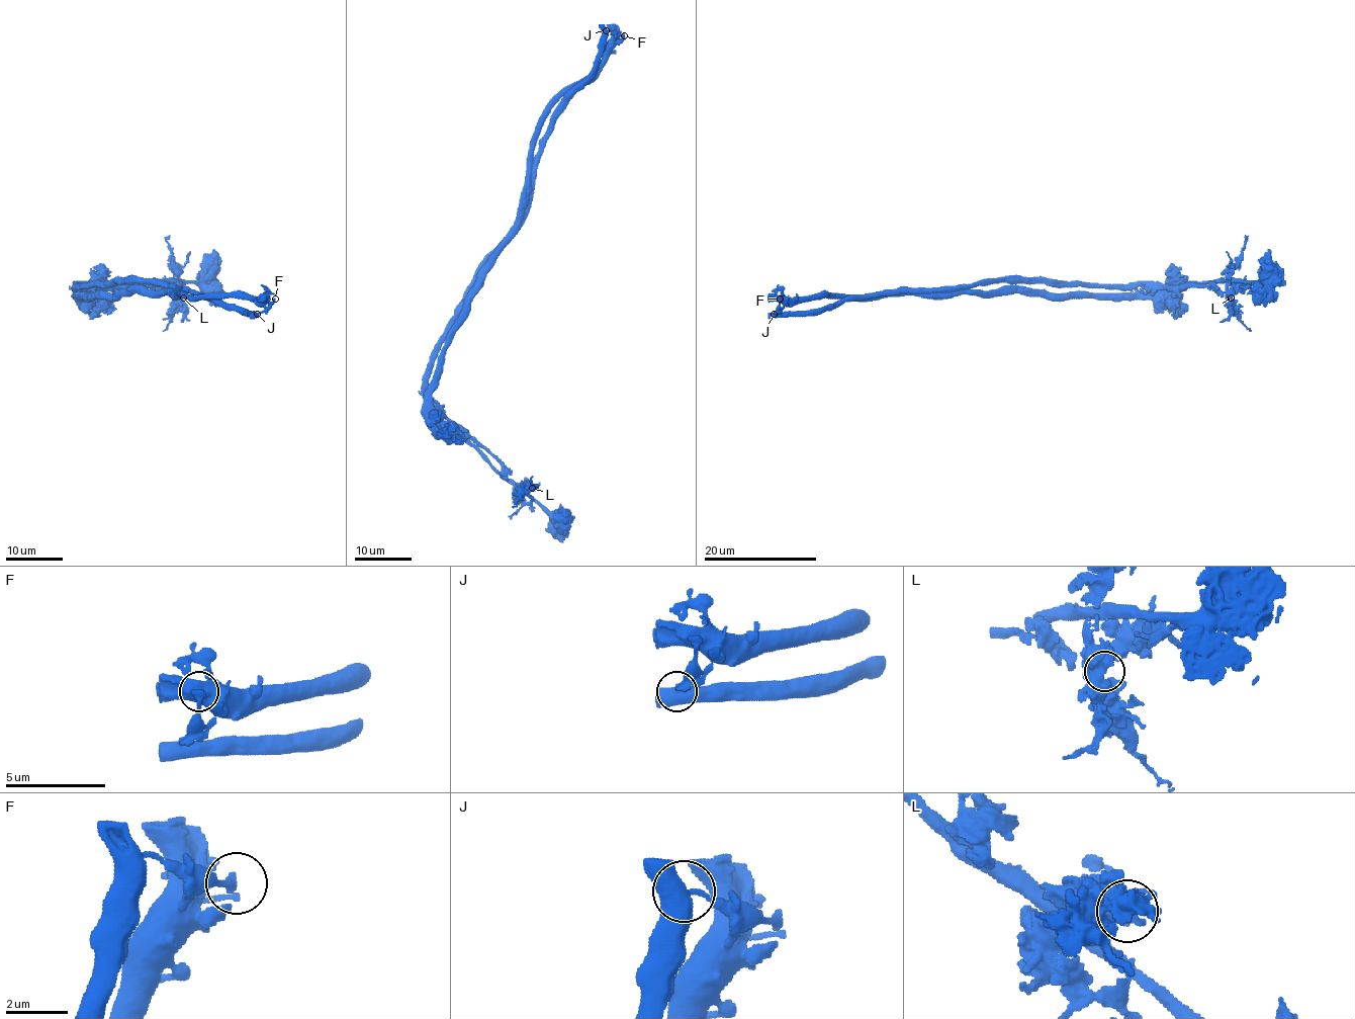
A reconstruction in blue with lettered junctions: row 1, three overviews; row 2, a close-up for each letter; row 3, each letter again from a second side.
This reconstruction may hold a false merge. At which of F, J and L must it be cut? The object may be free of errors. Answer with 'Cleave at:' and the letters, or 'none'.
Cleave at: J

